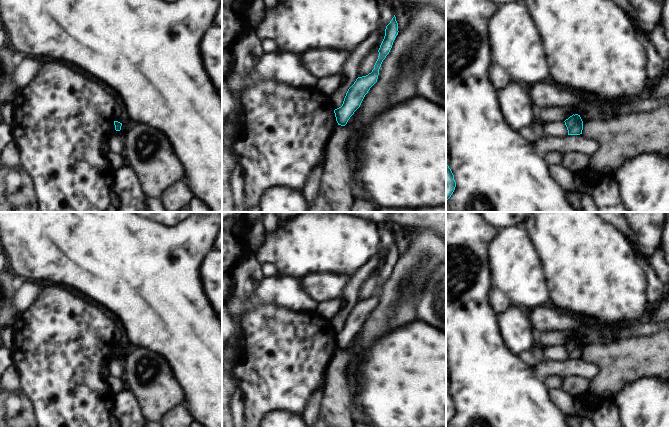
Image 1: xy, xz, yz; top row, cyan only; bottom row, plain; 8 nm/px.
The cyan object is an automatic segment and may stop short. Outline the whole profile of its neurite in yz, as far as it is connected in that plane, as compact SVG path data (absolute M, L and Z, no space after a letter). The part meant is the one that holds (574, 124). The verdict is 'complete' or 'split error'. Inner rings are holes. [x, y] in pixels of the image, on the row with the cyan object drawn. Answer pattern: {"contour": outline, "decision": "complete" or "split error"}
{"contour": "M573 114L565 121L565 125L568 130L568 135L580 135L583 130L583 121L578 114Z", "decision": "complete"}

